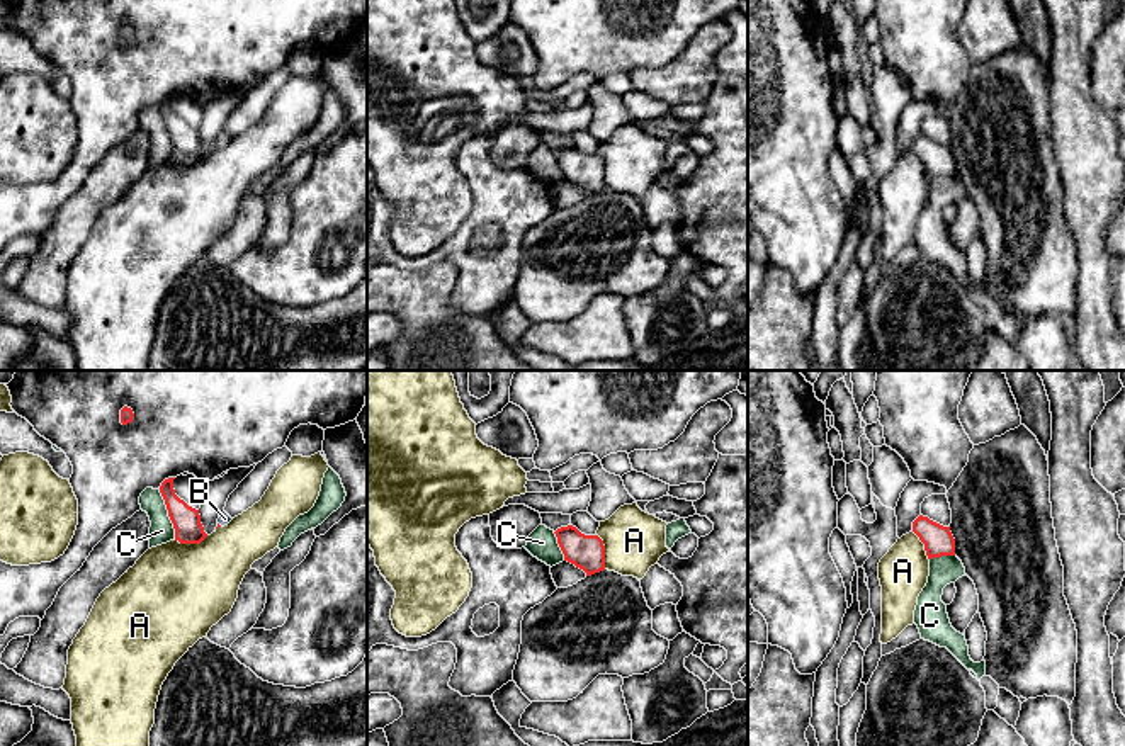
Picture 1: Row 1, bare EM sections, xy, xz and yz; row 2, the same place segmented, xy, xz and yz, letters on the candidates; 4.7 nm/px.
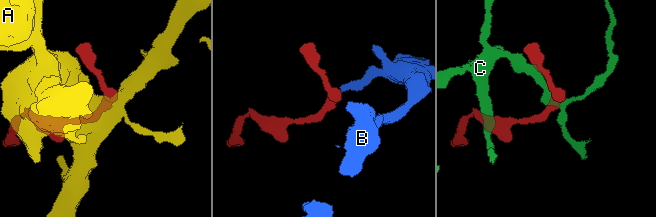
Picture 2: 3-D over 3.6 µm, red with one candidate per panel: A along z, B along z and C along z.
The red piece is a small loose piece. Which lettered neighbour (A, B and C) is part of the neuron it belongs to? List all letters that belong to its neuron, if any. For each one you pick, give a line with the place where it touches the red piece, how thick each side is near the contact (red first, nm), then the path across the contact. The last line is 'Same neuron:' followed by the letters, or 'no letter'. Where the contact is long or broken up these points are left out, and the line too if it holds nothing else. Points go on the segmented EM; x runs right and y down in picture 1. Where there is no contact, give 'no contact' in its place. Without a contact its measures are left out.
B: no contact
Same neuron: B

